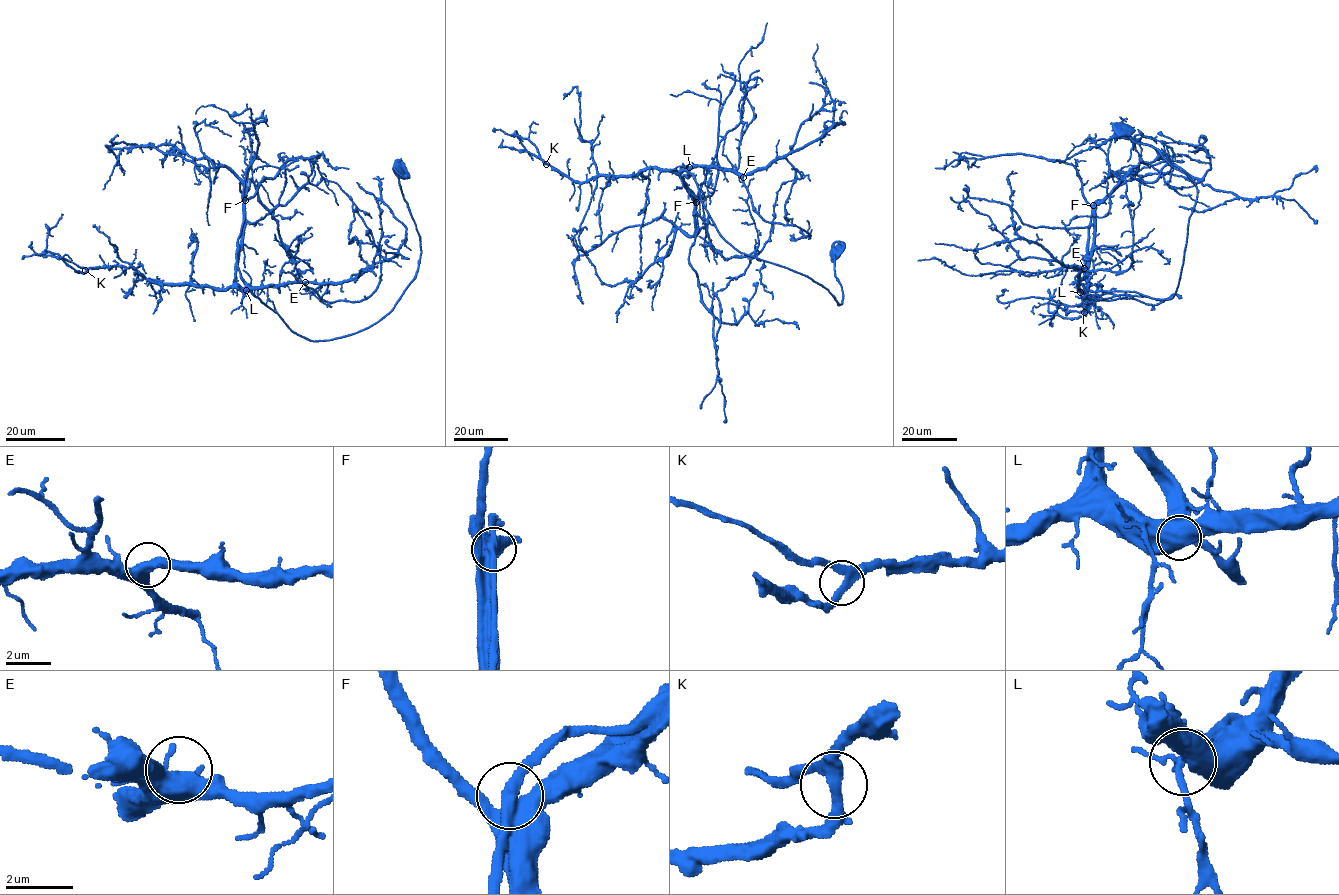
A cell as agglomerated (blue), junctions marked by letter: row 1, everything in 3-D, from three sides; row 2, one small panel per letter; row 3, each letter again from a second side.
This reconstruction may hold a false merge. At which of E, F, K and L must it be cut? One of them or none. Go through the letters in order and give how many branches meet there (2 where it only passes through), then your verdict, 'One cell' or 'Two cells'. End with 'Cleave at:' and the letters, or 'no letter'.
E: Branches: 3. One cell
F: Branches: 3. One cell
K: Branches: 3. One cell
L: Branches: 3. One cell
Cleave at: no letter

